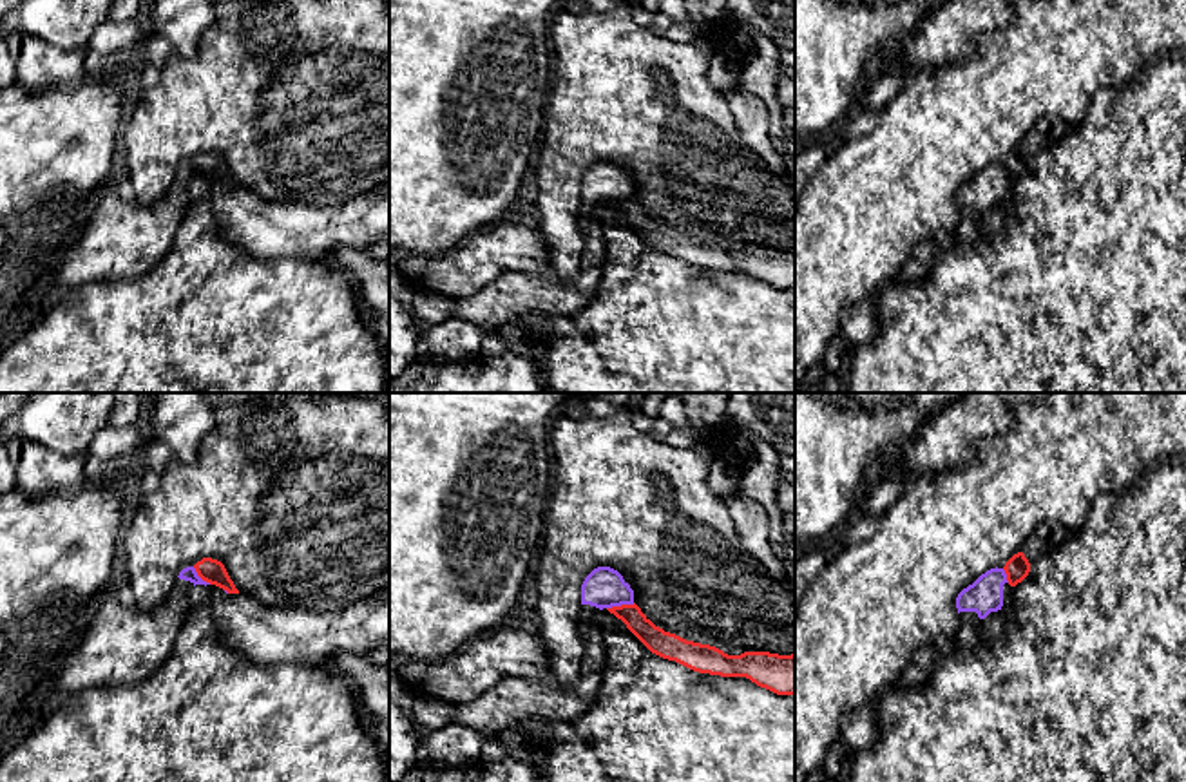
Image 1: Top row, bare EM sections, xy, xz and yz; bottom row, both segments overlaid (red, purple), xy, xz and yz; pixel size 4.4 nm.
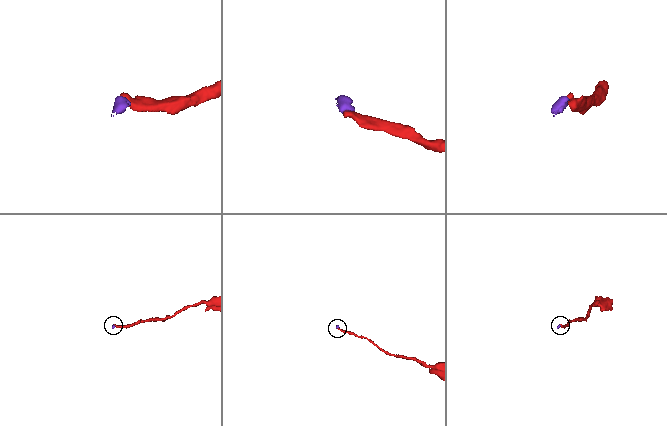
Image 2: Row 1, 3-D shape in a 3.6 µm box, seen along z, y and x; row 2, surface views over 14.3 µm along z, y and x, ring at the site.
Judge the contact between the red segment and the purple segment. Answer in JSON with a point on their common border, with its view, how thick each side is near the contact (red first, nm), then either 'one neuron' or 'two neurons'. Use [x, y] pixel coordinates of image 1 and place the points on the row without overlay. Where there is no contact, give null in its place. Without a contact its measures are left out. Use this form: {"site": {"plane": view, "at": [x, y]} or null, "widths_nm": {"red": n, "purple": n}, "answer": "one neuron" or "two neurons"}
{"site": {"plane": "xz", "at": [620, 201]}, "widths_nm": {"red": 120, "purple": 180}, "answer": "two neurons"}

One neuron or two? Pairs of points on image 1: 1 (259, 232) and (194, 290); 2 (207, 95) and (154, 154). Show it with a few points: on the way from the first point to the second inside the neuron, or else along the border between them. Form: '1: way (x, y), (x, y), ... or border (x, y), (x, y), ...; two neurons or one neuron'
1: border (216, 214), (227, 239), (259, 259), (283, 259); two neurons
2: way (192, 109), (162, 140); one neuron

